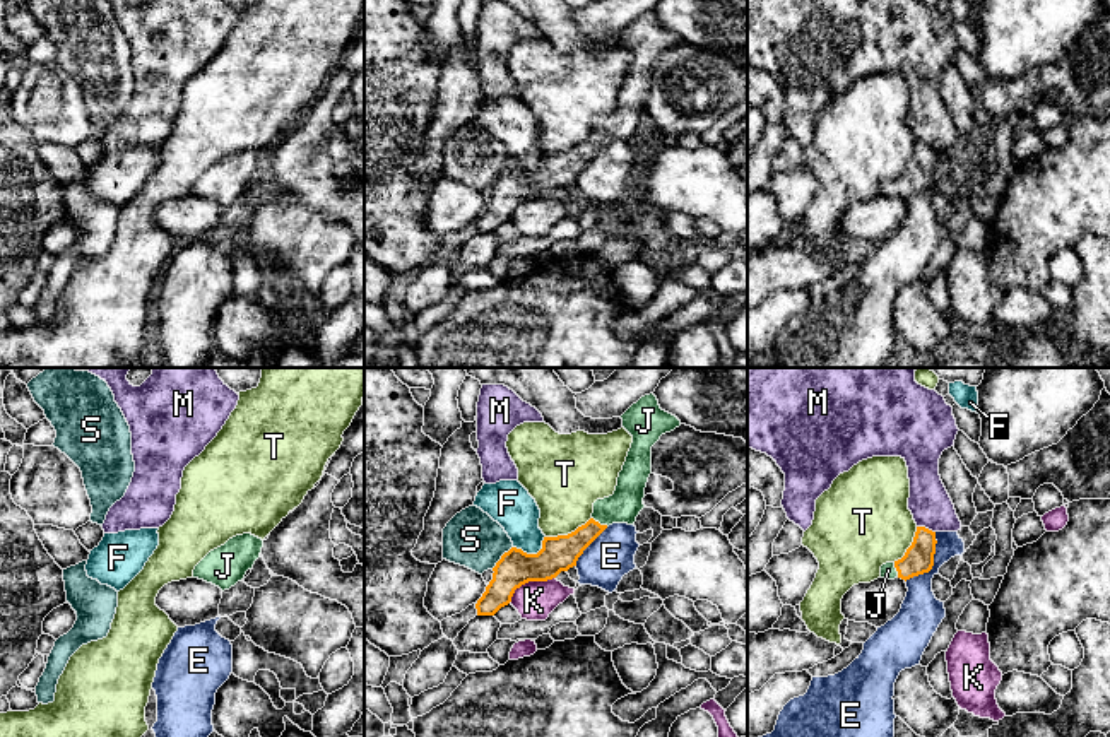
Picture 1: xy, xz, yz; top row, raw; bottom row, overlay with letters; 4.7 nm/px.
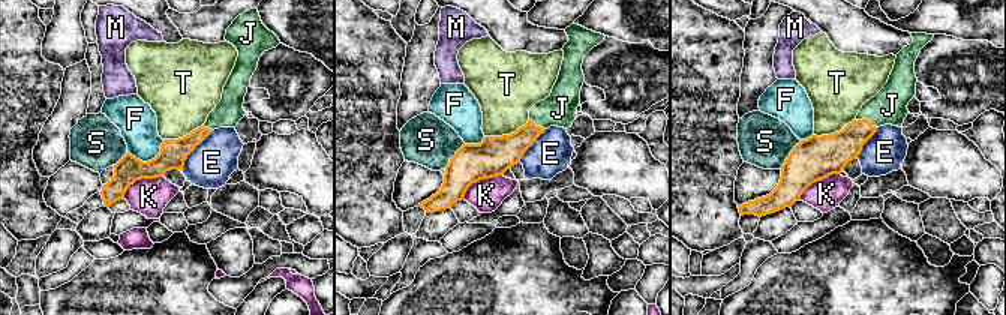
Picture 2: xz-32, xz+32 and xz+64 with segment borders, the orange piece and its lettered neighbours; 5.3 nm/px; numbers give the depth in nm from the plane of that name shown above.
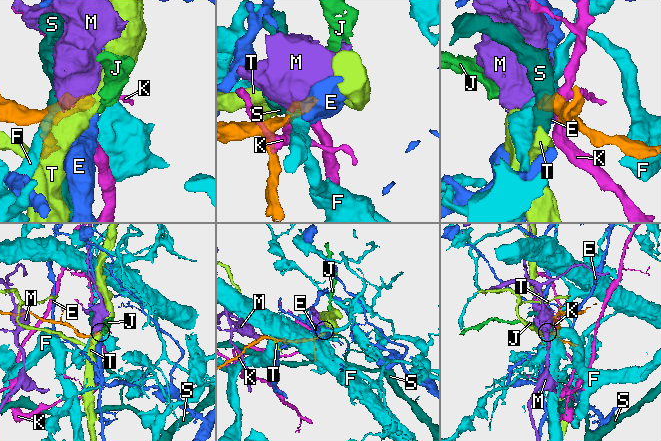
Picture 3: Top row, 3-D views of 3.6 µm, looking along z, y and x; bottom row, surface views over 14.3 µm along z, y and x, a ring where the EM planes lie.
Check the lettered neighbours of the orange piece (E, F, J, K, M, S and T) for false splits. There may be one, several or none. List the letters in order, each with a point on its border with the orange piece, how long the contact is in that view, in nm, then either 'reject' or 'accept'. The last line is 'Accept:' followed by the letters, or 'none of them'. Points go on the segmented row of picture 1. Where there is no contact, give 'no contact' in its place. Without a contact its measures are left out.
E: yz (932, 563) | 280 nm | reject
F: xz (532, 554) | 160 nm | reject
J: xz (599, 524) | 90 nm | accept
K: xz (529, 580) | 260 nm | reject
M: yz (924, 527) | 90 nm | reject
S: xz (501, 558) | 150 nm | reject
T: xz (568, 534) | 240 nm | reject
Accept: J

